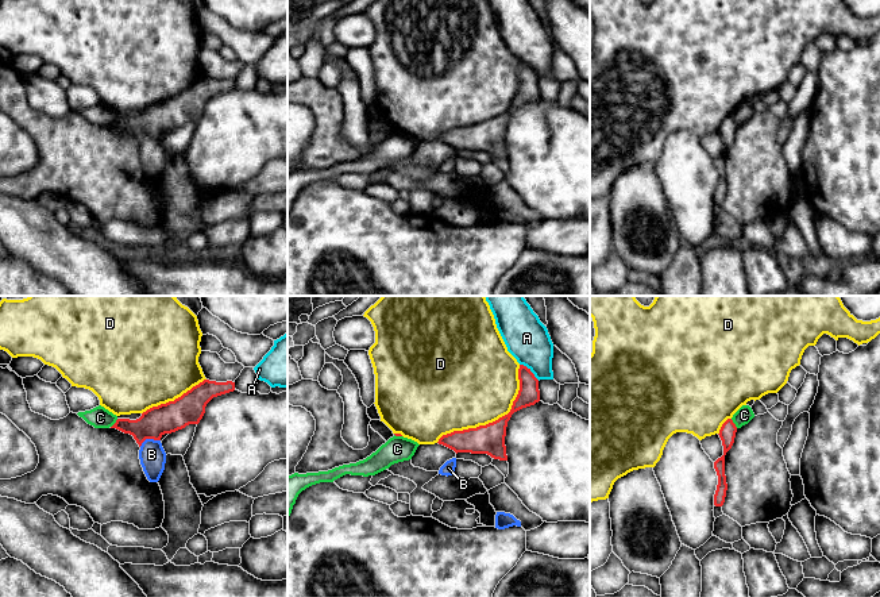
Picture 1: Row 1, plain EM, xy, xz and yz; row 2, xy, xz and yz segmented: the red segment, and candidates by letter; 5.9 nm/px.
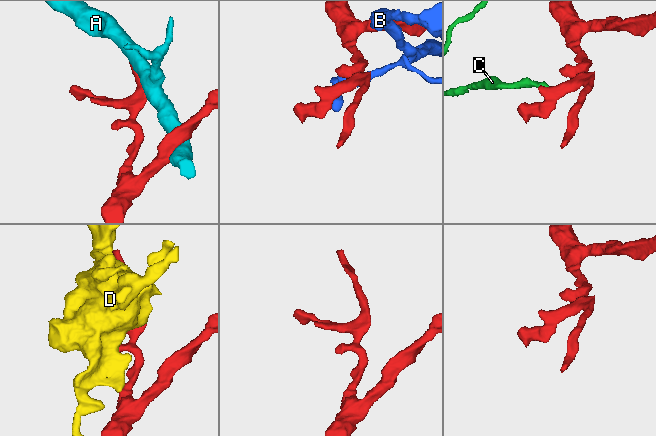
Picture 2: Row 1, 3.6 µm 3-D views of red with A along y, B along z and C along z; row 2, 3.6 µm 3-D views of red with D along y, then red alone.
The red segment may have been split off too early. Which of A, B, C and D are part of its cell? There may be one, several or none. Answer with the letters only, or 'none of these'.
none of these

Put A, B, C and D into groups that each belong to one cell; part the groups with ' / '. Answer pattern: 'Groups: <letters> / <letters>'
Groups: A / B / C / D

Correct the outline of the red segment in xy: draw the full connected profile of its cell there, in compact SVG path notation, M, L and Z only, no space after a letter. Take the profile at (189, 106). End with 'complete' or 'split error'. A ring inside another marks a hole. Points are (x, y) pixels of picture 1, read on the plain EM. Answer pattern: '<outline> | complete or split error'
M204 77L198 82L193 84L190 88L184 90L181 95L174 99L169 99L166 101L161 101L158 104L153 104L142 111L142 113L136 118L130 116L117 116L116 120L111 126L116 126L124 131L130 131L134 134L139 145L146 136L161 138L165 131L171 131L178 127L185 126L189 122L198 122L205 111L207 101L217 93L229 90L235 88L235 80L216 80Z | complete

